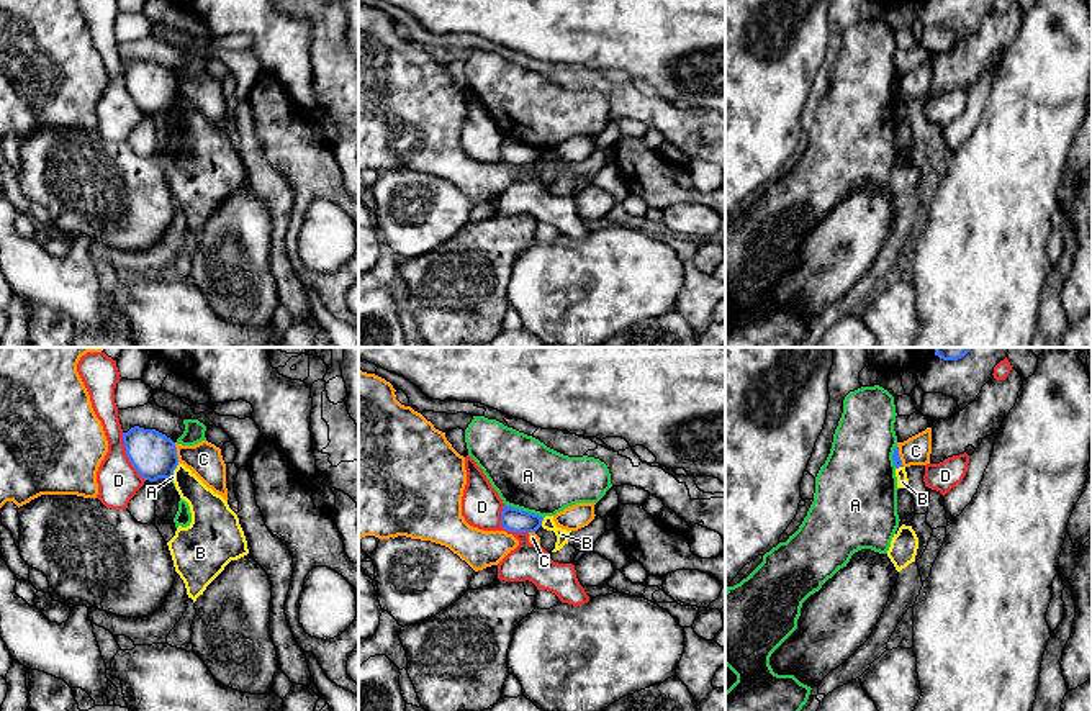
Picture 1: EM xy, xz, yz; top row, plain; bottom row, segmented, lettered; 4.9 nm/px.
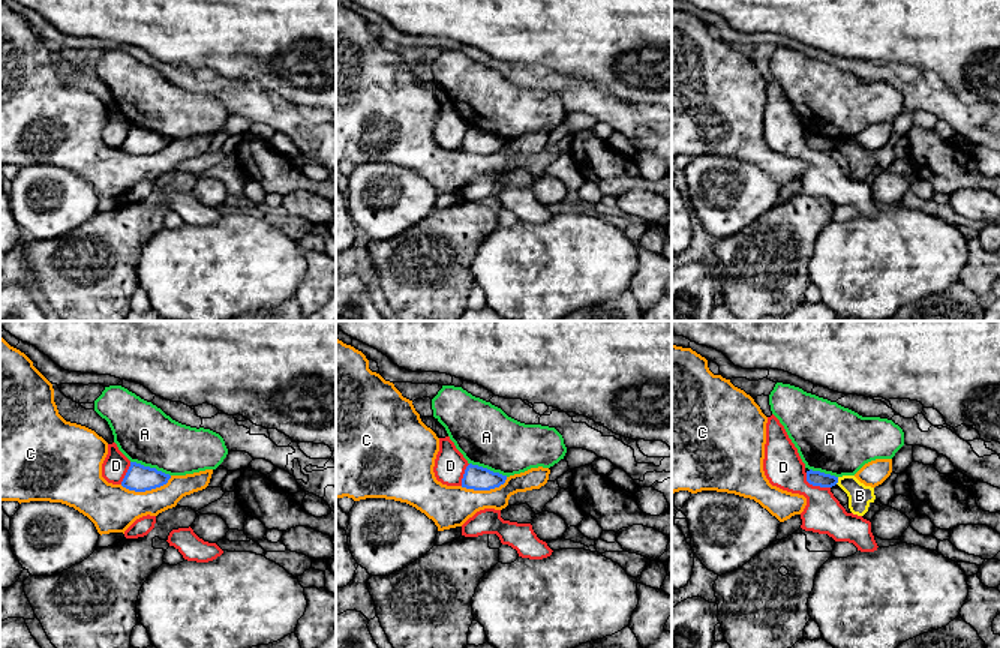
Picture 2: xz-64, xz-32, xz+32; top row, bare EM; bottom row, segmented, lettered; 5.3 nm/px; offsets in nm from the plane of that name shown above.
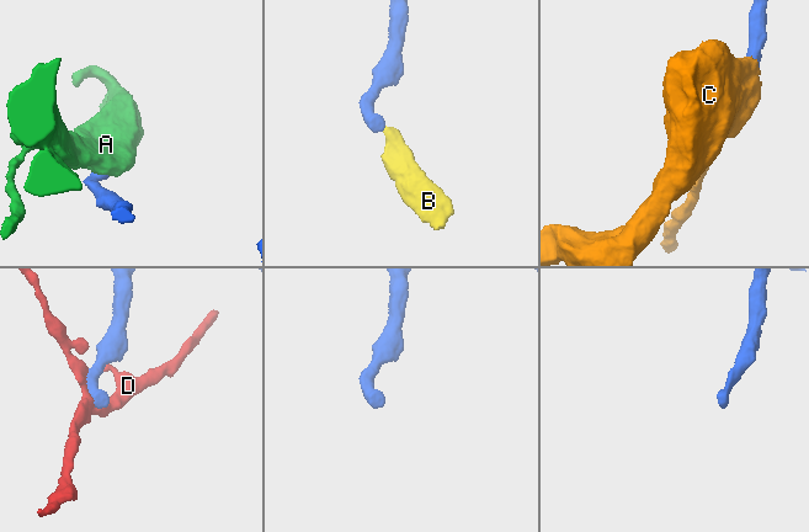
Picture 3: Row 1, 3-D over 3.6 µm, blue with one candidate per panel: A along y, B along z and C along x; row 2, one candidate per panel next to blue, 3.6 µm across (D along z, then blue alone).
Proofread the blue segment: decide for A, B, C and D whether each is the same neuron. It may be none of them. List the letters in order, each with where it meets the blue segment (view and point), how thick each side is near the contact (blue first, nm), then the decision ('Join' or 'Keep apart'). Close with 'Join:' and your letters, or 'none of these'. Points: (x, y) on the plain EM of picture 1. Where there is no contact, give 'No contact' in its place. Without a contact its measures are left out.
A: Touches blue at xz (524, 144). Thickness 120 nm (blue) against 340 nm. Keep apart
B: Touches blue at xy (174, 102). Thickness 220 nm (blue) against 170 nm. Keep apart
C: Touches blue at xy (175, 86). Thickness 220 nm (blue) against 170 nm. Keep apart
D: Touches blue at xy (128, 90). Thickness 220 nm (blue) against 200 nm. Keep apart
Join: none of these

